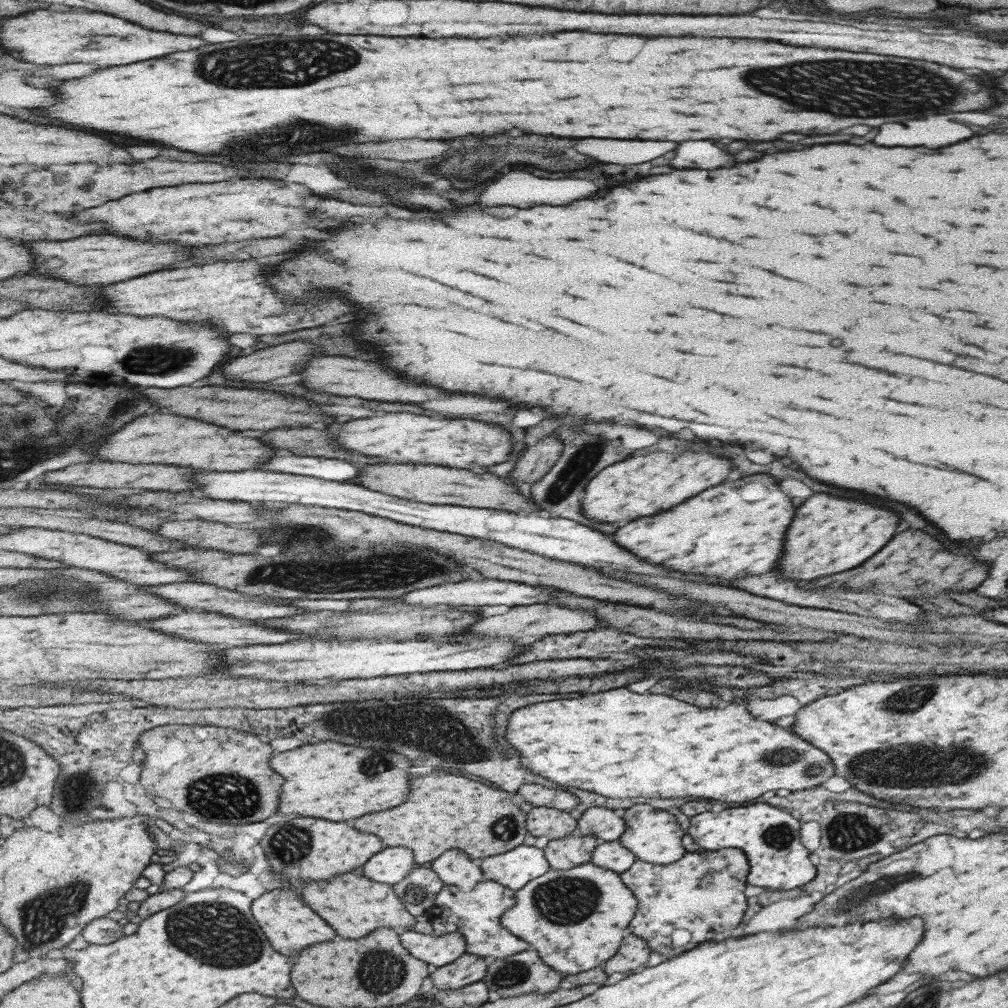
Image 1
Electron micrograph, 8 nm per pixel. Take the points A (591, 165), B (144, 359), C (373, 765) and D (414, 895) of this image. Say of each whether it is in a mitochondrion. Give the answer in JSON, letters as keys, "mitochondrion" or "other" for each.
{"A":"other","B":"mitochondrion","C":"mitochondrion","D":"mitochondrion"}

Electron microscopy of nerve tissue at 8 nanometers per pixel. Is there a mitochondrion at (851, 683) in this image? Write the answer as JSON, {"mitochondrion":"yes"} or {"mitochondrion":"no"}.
{"mitochondrion":"no"}

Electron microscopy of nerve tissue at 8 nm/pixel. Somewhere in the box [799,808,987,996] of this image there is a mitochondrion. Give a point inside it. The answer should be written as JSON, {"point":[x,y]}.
{"point":[846,832]}

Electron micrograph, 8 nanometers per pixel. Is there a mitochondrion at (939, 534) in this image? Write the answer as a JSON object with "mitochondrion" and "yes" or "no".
{"mitochondrion":"no"}

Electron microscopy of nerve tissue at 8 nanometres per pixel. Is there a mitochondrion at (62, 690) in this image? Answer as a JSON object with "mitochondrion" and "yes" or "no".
{"mitochondrion":"no"}

